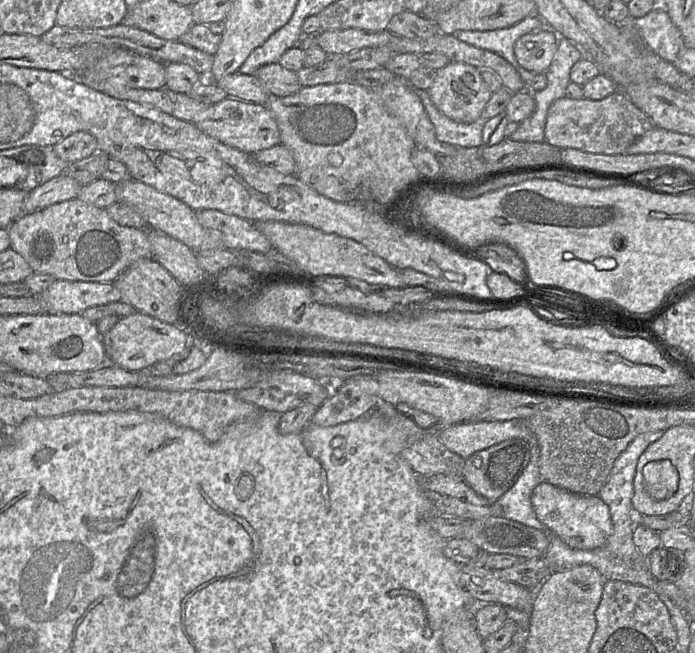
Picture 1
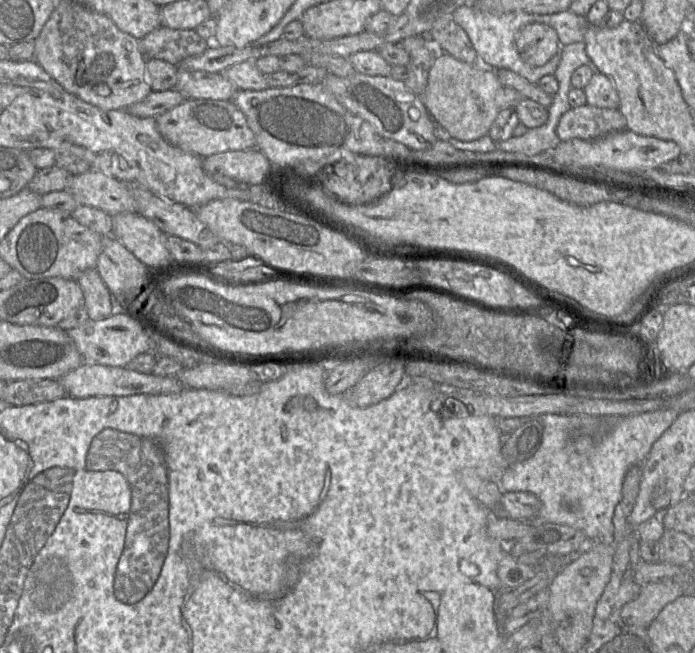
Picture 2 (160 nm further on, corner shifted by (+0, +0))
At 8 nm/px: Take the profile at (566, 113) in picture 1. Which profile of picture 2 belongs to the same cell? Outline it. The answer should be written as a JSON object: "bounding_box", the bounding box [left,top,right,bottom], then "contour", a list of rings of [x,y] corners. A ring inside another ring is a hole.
{"bounding_box":[556,104,626,141],"contour":[[[585,104],[571,107],[556,127],[560,141],[574,138],[594,140],[626,129],[626,118],[619,109],[599,108]]]}

